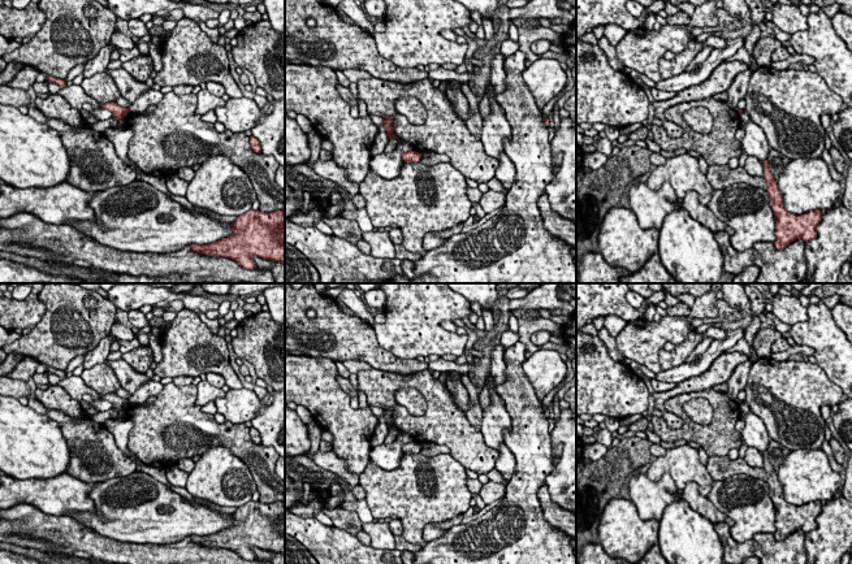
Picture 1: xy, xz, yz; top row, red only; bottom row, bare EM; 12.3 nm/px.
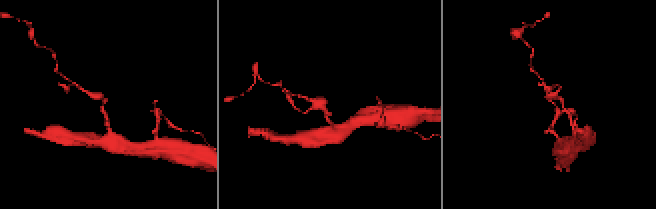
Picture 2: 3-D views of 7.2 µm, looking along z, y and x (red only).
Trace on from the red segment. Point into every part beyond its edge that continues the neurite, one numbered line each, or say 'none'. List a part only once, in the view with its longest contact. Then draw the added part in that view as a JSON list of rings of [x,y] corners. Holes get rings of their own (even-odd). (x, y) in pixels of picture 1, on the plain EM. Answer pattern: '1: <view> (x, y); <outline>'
none

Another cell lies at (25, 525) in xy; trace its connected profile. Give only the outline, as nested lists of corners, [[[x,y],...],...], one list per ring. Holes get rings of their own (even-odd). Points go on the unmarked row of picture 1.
[[[25,503],[0,509],[0,542],[109,564],[272,564],[245,560],[233,550],[202,546],[186,537],[165,545],[120,542],[100,535],[73,517],[47,515]]]

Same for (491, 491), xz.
[[[488,481],[481,486],[480,494],[485,504],[492,504],[506,495],[506,485]]]

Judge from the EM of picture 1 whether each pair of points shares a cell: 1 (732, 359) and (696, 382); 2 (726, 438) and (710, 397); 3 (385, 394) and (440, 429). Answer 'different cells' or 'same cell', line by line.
1: same cell
2: same cell
3: same cell

